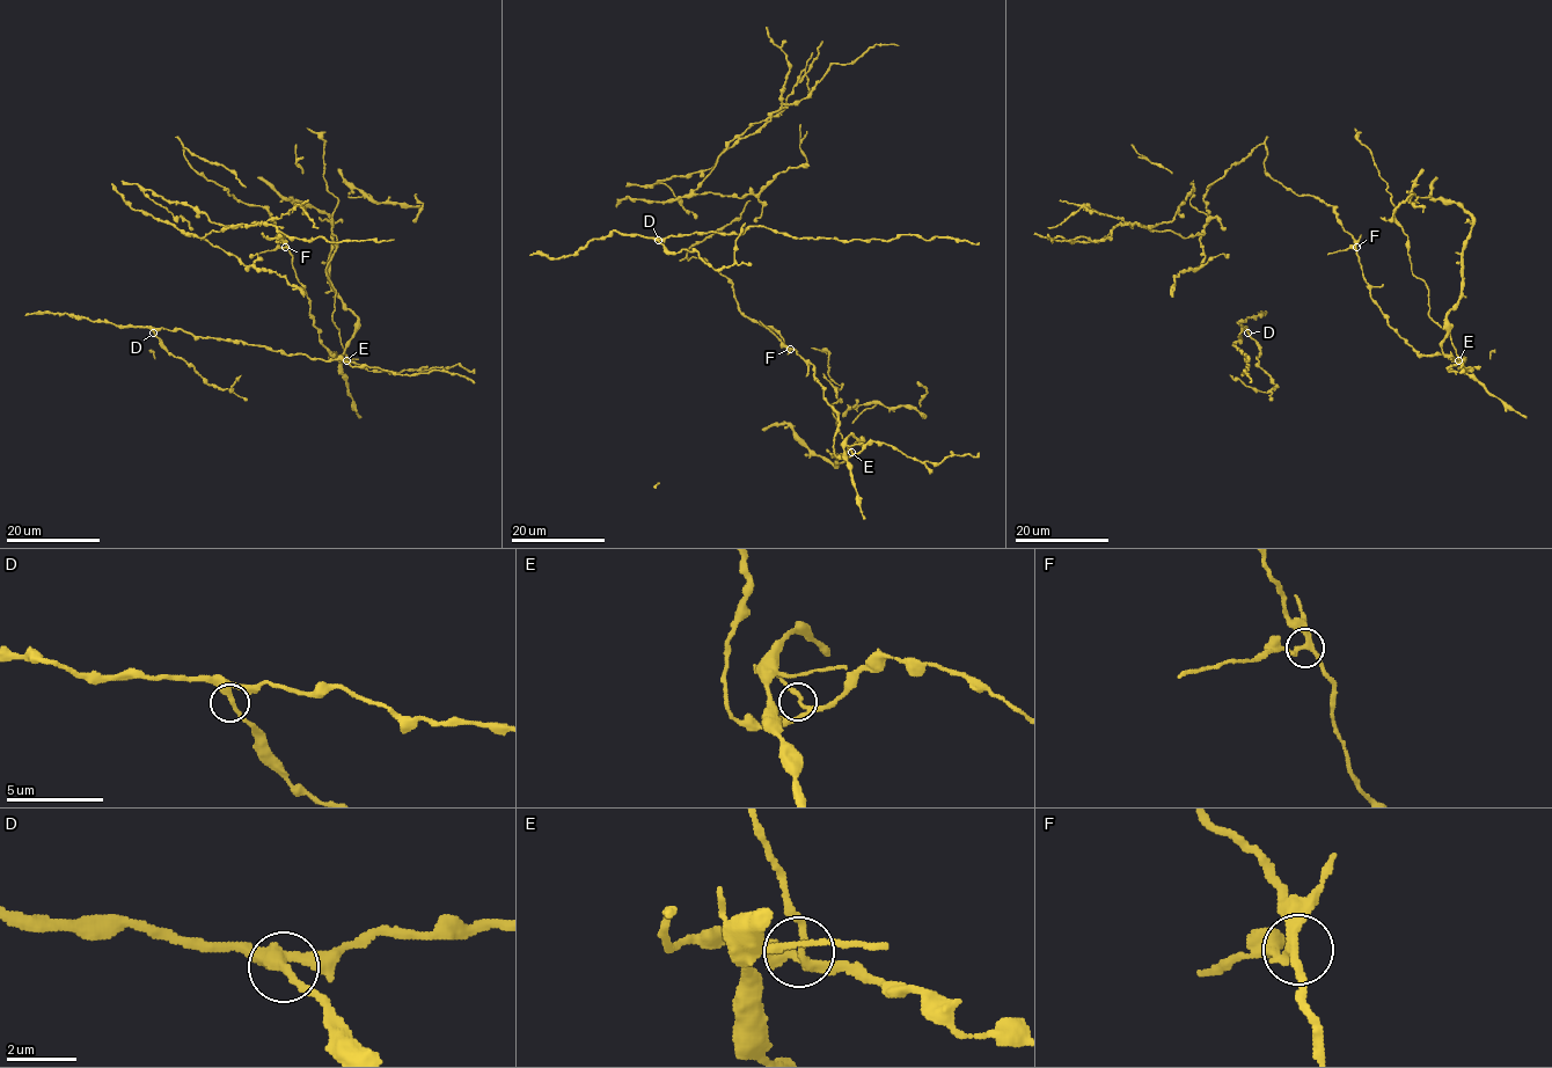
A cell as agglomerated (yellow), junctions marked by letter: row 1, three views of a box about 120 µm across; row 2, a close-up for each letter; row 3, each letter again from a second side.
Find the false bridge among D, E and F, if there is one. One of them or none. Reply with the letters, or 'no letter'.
E

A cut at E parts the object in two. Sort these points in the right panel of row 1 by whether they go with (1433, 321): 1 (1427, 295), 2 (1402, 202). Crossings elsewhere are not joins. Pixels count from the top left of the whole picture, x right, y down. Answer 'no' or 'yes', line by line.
1: yes
2: no

